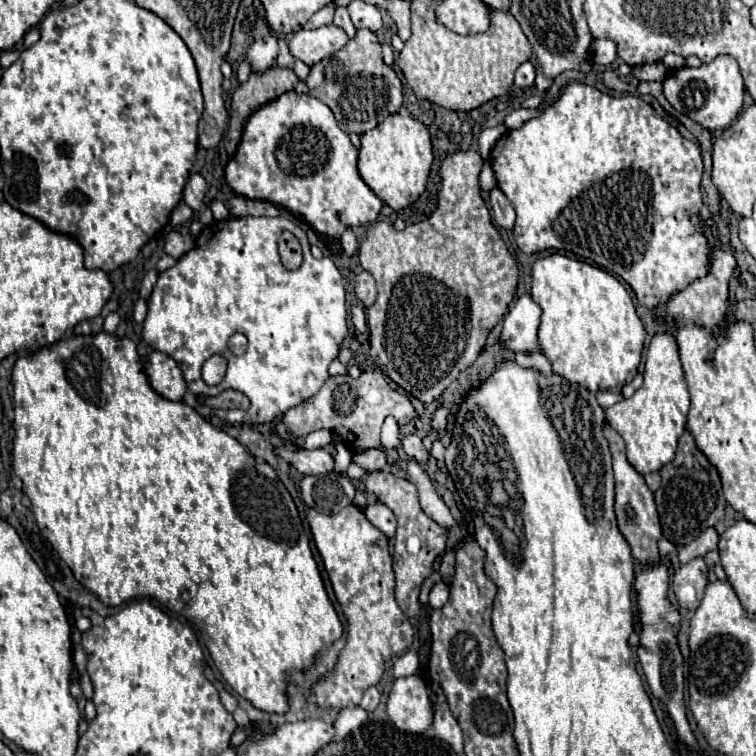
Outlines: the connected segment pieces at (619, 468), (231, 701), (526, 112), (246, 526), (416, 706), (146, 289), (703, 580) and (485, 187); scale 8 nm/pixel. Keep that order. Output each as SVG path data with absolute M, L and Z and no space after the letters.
M608 425L604 427L604 435L606 435L610 449L612 449L612 463L614 463L614 477L616 477L616 505L614 505L614 509L616 509L616 517L618 517L618 527L632 549L632 557L640 565L646 565L646 567L656 565L660 561L658 541L662 537L662 529L660 529L660 519L658 519L658 511L654 505L654 495L646 487L644 477L628 463L622 437Z
M216 681L214 685L216 685L216 687L218 687L218 691L220 691L220 699L222 699L222 705L224 705L224 707L226 707L226 709L232 713L232 711L238 707L236 699L234 699L234 697L232 697L232 695L230 695L230 693L228 693L224 687L222 687L222 683L220 683L220 681Z
M516 109L506 115L504 125L508 129L520 129L520 125L524 125L526 121L530 121L534 117L540 117L540 109Z
M100 331L98 335L80 335L68 341L58 341L52 347L40 349L30 359L18 359L12 371L12 385L16 429L12 449L14 475L24 483L22 489L32 501L32 513L36 515L38 529L50 541L62 561L72 569L76 581L98 595L98 599L108 607L118 607L134 597L148 597L172 609L174 613L180 613L186 621L200 627L212 661L216 663L224 681L240 697L250 701L260 711L276 715L288 713L288 685L292 683L292 673L302 673L314 667L320 651L340 639L344 631L342 621L324 589L318 565L312 557L308 535L300 525L302 521L288 489L278 479L270 479L268 485L266 477L254 469L256 461L252 455L234 437L202 419L192 407L182 401L174 403L156 395L148 385L146 375L142 373L142 359L136 353L136 343L130 339L118 339Z
M416 675L396 679L390 691L386 713L400 731L408 733L428 731L432 727L434 711L428 699L426 683Z
M155 270L148 271L141 283L139 295L143 299L148 299L153 291L154 285L156 284L158 273Z
M696 557L690 563L682 565L678 571L674 571L672 587L686 585L686 583L690 583L696 589L696 599L700 601L704 595L704 587L708 583L708 565L704 563L702 557Z
M484 169L480 173L480 189L482 191L492 191L496 187L496 177L494 177L494 171L492 169Z

